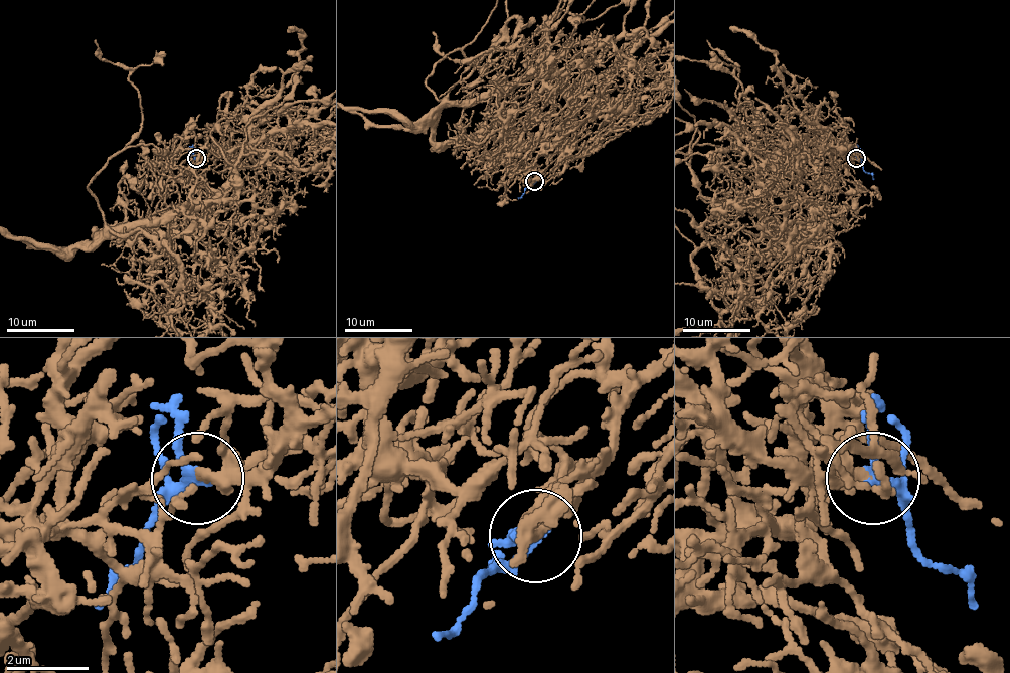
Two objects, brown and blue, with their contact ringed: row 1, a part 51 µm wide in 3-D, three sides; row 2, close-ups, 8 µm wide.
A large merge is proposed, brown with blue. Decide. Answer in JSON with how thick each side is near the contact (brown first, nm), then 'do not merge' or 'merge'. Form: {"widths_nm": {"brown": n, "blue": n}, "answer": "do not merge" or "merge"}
{"widths_nm": {"brown": 300, "blue": 160}, "answer": "merge"}

